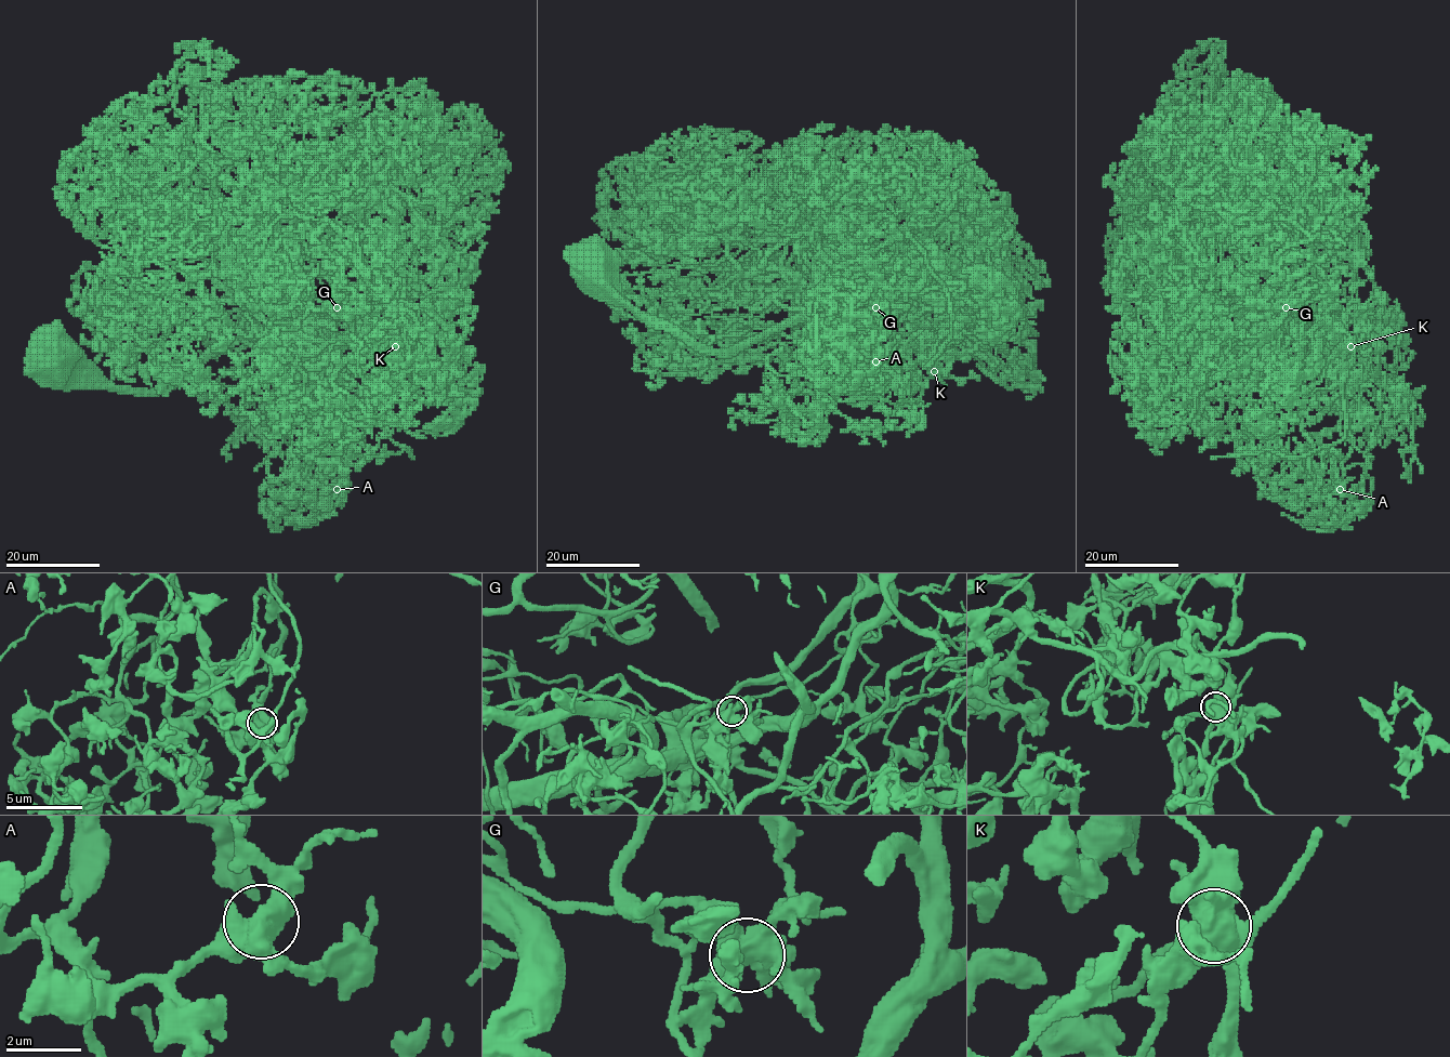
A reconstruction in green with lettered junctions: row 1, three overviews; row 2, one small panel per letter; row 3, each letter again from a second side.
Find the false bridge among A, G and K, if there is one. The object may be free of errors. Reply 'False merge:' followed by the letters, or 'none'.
False merge: K

